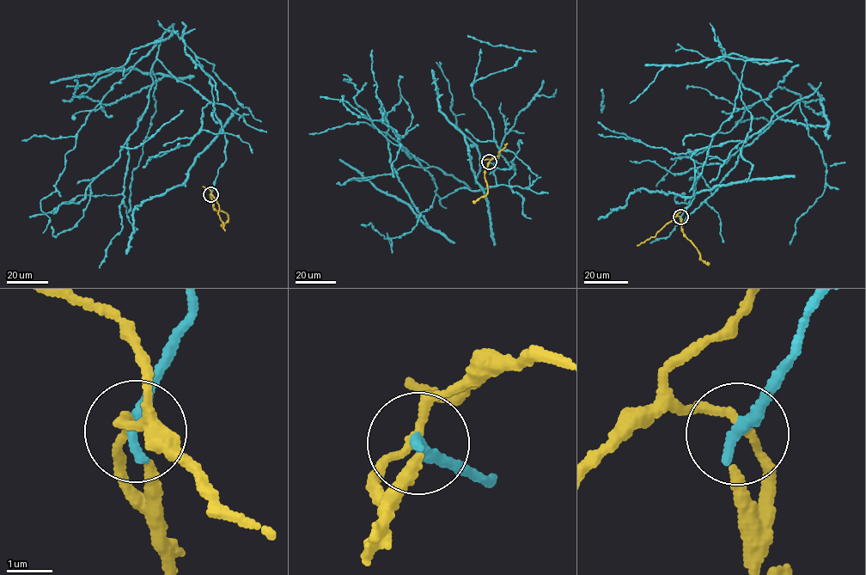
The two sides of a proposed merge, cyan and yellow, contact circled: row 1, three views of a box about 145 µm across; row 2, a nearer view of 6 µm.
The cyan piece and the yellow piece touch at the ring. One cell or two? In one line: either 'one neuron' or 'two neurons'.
two neurons

